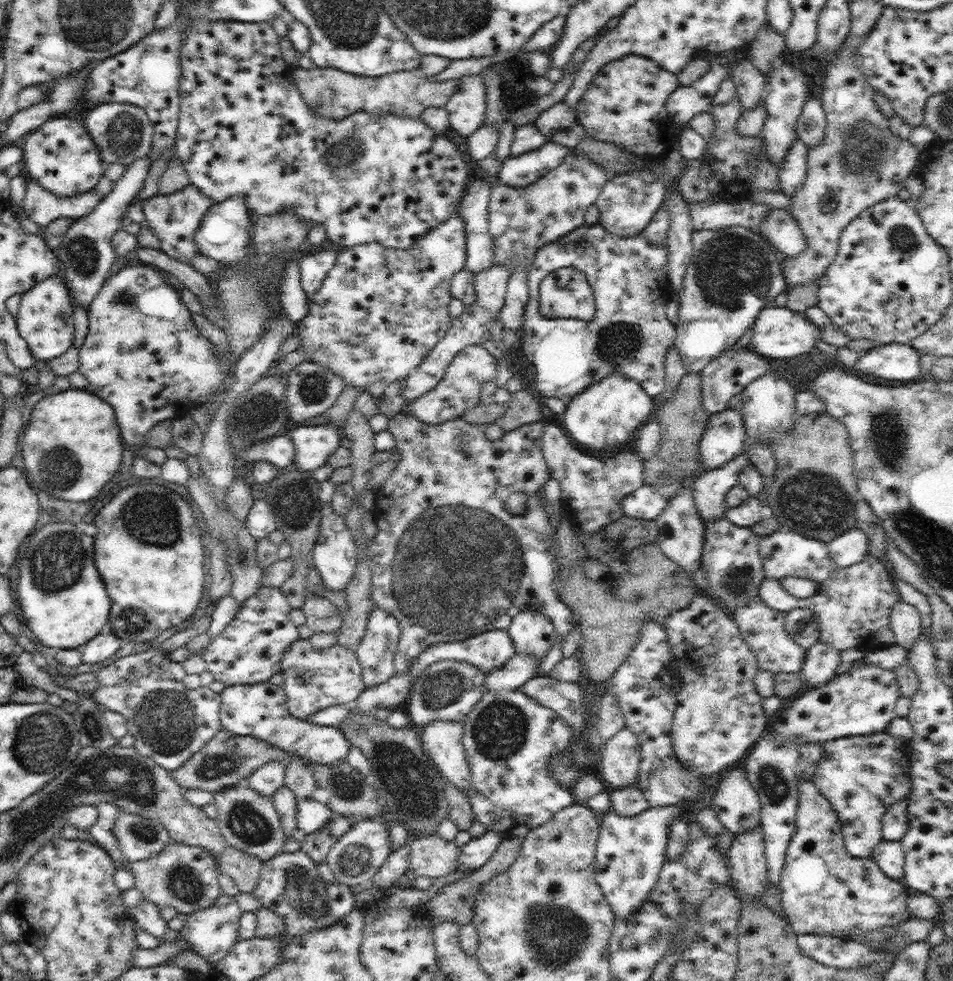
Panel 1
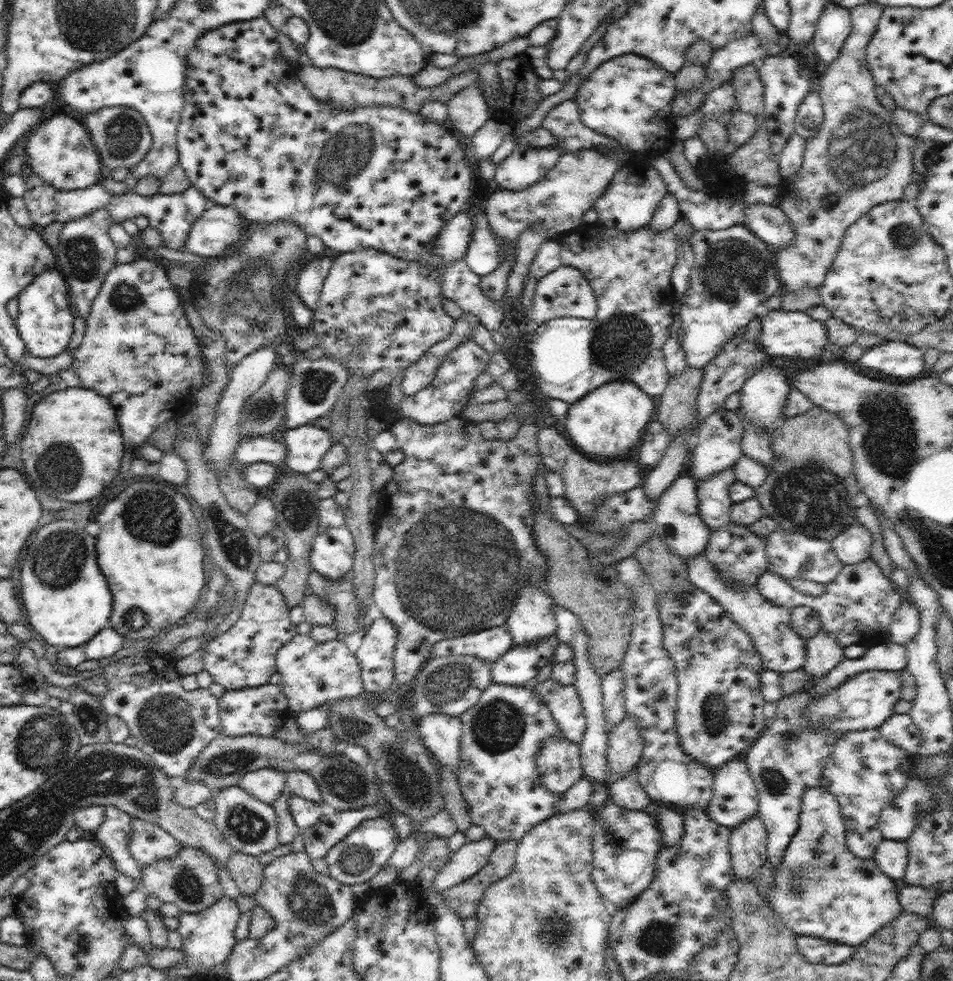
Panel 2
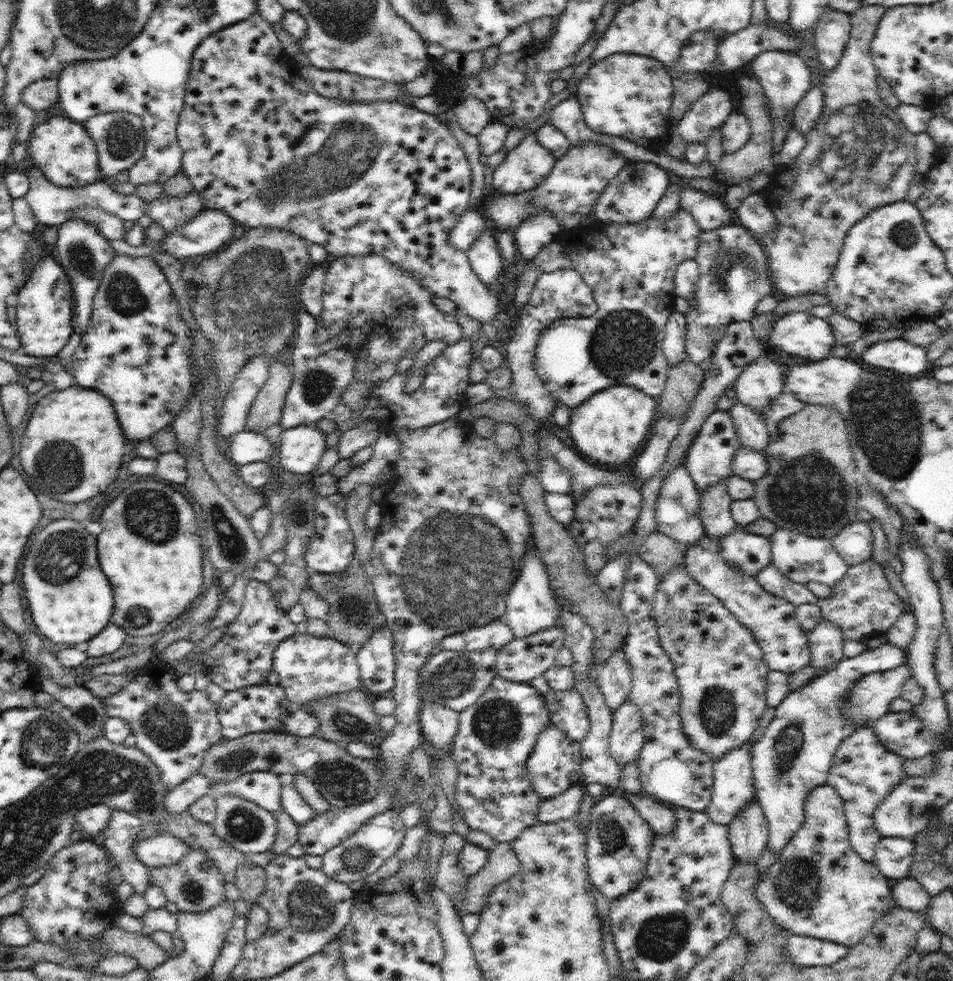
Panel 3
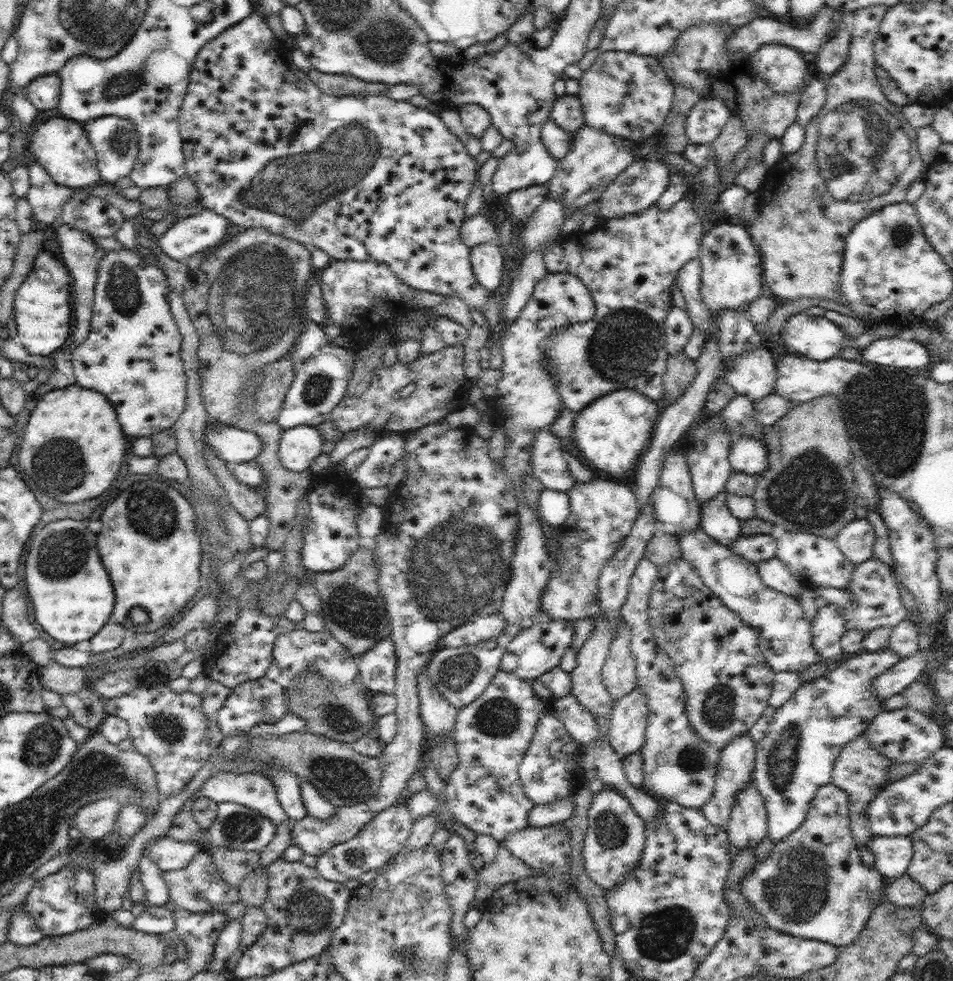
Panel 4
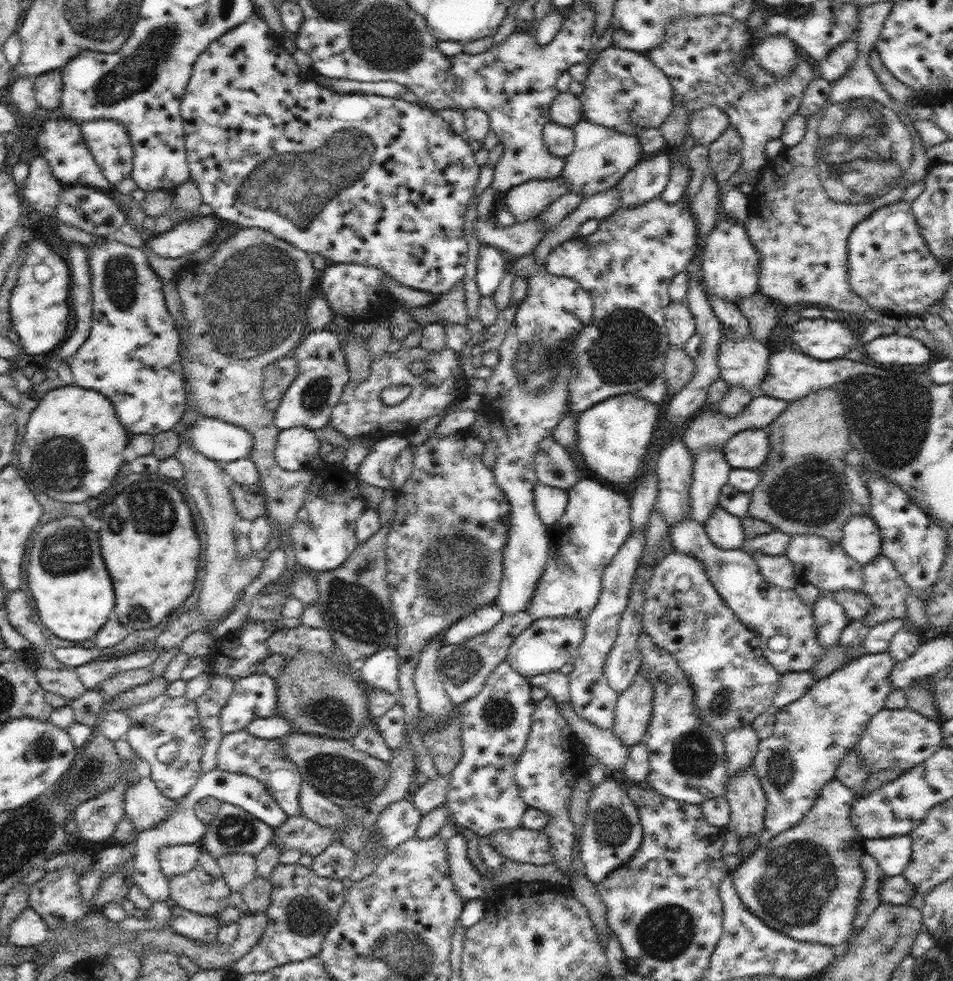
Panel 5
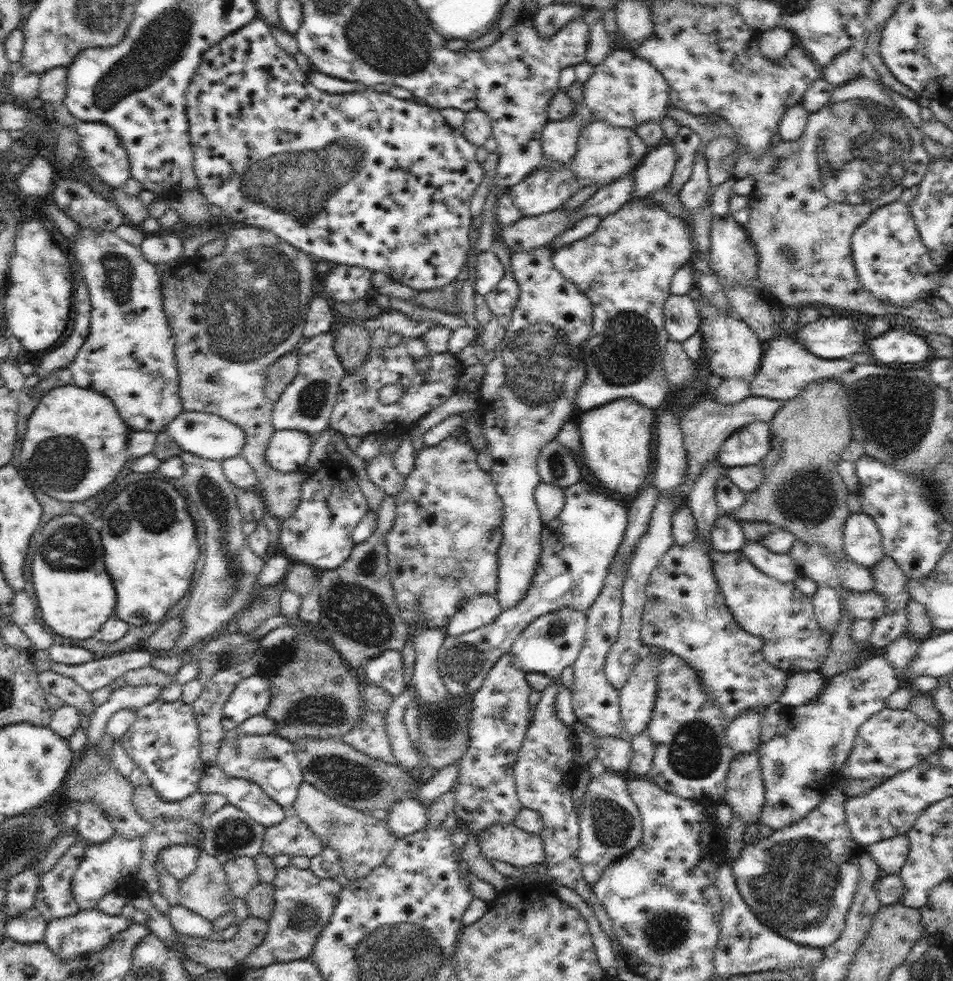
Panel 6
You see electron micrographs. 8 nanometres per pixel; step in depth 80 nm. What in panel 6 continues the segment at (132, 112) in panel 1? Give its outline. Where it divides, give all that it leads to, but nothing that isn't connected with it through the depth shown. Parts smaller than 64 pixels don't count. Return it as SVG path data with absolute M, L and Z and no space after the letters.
M79 121L75 128L82 154L94 174L112 189L122 188L131 178L131 168L118 133L99 122Z

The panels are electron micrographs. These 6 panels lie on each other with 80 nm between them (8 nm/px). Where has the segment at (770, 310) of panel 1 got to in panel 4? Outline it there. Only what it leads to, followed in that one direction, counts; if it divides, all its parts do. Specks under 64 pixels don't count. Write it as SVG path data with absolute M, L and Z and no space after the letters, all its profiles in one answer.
M805 311L788 318L781 337L784 344L796 354L825 361L839 356L851 342L845 334L834 322Z

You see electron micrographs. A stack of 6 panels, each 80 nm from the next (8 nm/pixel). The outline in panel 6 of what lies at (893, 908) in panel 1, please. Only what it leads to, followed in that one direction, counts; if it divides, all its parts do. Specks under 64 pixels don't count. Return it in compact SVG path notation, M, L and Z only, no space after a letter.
M839 777L819 806L804 818L774 830L772 835L756 844L744 844L740 857L732 864L737 889L760 922L801 945L824 949L841 937L860 881L859 859L867 849L854 840L848 828L844 803L849 797L842 792L845 784L847 779Z

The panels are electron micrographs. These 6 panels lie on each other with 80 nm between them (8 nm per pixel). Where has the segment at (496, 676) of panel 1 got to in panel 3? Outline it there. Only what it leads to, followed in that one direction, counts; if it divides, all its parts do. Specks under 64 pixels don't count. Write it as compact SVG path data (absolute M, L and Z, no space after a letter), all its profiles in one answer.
M559 618L552 628L539 630L530 636L513 637L513 639L497 652L495 674L512 682L528 683L533 678L543 675L555 664L556 655L564 647L565 634Z

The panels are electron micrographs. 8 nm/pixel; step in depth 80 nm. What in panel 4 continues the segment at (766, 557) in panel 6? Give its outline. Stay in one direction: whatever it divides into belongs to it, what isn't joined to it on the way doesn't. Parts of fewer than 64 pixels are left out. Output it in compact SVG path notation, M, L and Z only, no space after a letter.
M774 557L760 562L757 567L760 578L766 586L788 596L800 598L805 585L789 573L790 570L788 570L785 562L782 562L778 557Z

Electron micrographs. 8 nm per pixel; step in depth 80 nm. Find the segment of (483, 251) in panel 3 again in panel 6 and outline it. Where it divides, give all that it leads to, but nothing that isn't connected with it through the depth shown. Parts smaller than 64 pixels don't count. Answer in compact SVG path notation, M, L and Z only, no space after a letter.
M492 249L480 252L475 264L477 270L474 282L476 284L475 292L485 297L486 294L496 289L497 284L504 277L504 266Z

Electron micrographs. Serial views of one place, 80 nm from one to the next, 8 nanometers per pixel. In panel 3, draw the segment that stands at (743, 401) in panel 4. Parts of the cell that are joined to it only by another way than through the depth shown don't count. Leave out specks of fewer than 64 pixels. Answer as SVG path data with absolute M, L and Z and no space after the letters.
M740 402L732 406L728 412L738 431L741 446L760 450L767 458L768 454L764 450L767 449L769 443L769 433L766 429L766 422L760 413Z

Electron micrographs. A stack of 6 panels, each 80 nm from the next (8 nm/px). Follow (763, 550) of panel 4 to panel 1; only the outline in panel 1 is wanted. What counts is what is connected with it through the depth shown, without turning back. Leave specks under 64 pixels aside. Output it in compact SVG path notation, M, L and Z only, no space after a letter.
M726 517L718 519L717 521L706 521L703 519L706 526L704 532L704 546L701 556L701 568L705 572L705 577L711 592L715 594L712 598L717 604L722 607L727 606L746 606L751 602L752 598L759 596L759 588L765 574L763 573L762 557L759 553L759 541L761 537L756 535L751 527L738 526L730 522Z

